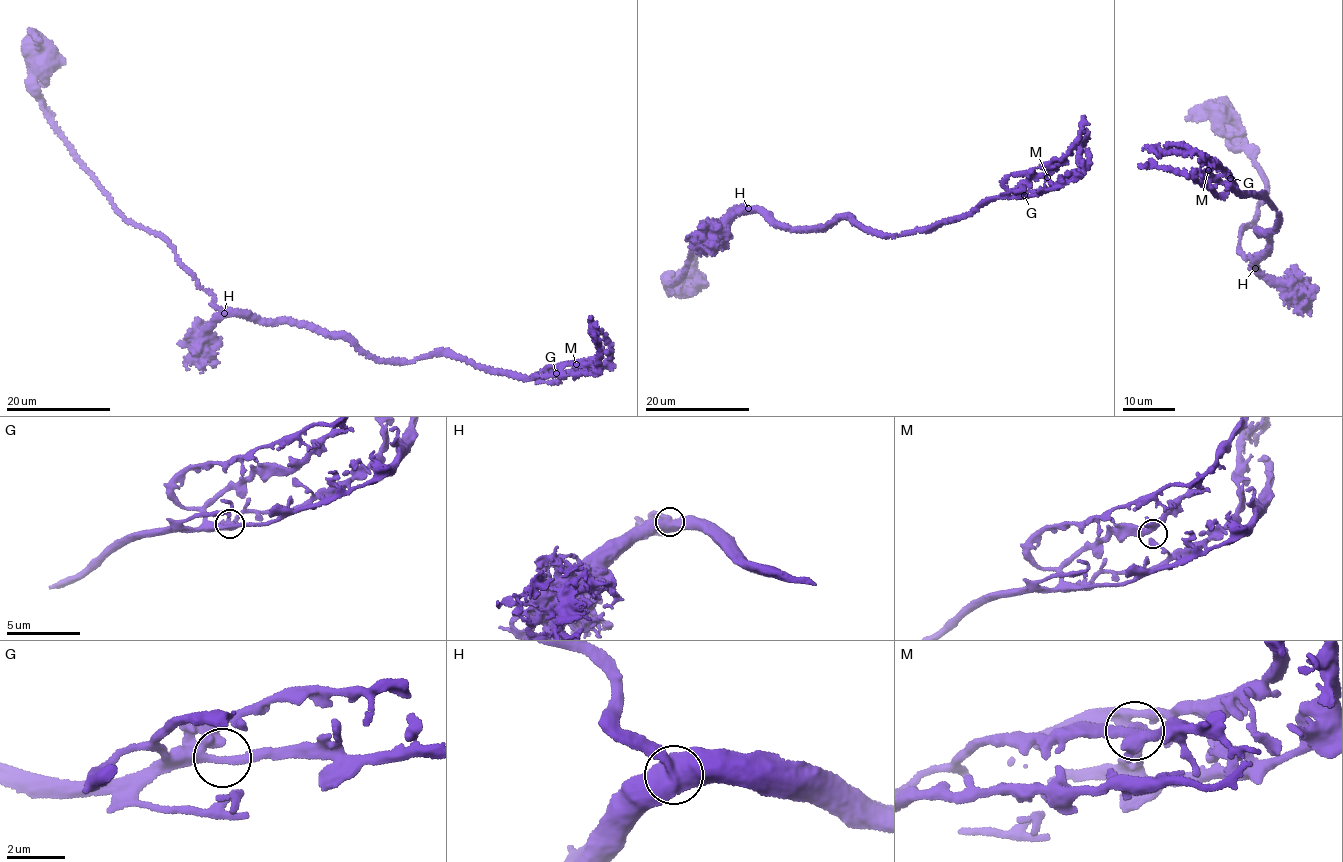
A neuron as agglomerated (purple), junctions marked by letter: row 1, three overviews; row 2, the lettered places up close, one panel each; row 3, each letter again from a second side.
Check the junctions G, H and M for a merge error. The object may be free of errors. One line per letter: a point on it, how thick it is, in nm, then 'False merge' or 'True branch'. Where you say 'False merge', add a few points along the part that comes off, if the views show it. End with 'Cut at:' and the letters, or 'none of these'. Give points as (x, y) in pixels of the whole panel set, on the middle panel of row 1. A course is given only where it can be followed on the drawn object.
G: Place: (1024, 195). Thickness 240 nm. True branch
H: Place: (748, 208). Thickness 550 nm. True branch
M: Place: (1047, 177). Thickness 360 nm. True branch
Cut at: none of these

